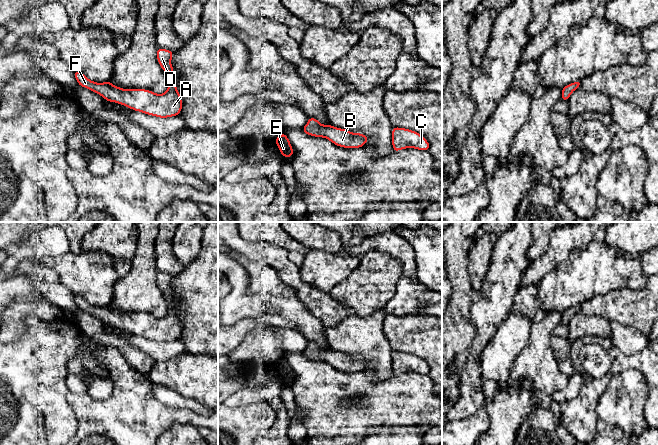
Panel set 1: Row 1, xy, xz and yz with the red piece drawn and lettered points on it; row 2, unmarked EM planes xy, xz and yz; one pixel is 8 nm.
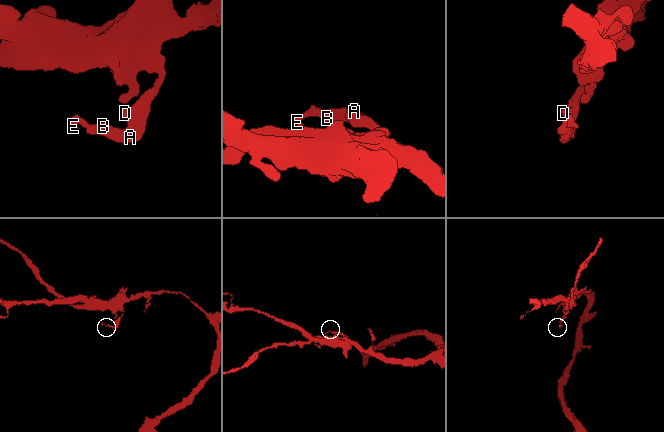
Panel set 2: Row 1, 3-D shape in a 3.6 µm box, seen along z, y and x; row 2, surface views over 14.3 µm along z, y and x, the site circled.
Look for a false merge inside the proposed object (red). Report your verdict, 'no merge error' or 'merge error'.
no merge error

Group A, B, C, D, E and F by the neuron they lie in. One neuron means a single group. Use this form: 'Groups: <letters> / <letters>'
Groups: A B C D E F

